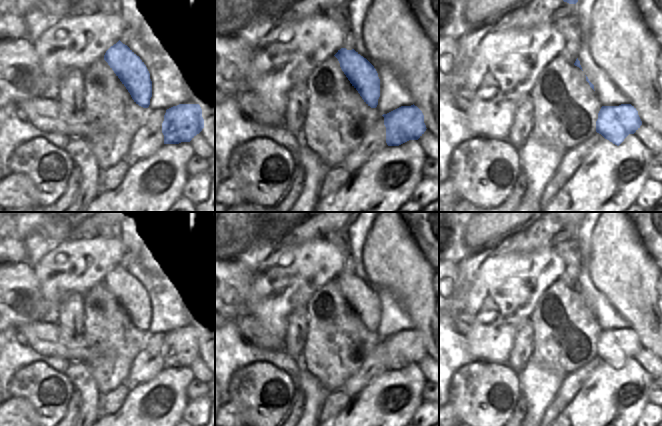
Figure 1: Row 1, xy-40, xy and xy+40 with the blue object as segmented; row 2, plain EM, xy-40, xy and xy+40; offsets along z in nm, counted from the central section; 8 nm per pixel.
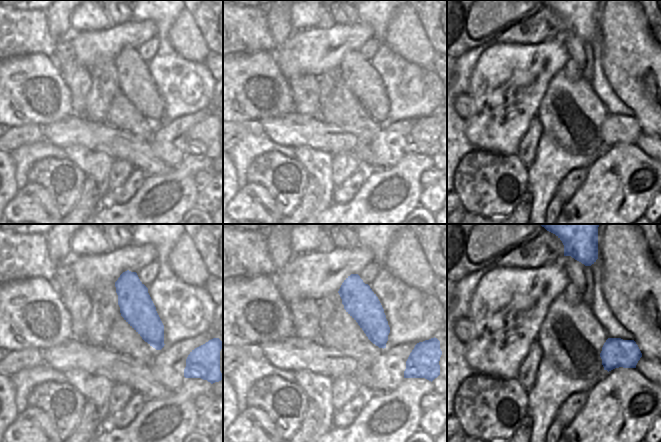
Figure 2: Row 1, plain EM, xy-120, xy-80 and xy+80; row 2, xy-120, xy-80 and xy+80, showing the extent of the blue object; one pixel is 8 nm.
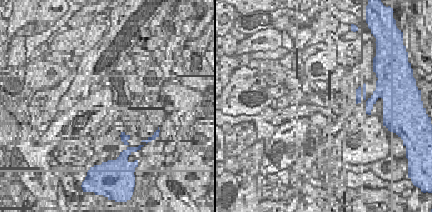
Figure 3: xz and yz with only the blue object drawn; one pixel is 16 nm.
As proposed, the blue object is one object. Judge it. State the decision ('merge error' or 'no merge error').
no merge error

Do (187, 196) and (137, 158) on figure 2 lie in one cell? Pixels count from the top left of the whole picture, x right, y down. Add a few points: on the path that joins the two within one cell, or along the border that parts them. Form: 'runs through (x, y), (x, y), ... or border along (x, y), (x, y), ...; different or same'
border along (172, 168), (162, 175), (146, 176); different

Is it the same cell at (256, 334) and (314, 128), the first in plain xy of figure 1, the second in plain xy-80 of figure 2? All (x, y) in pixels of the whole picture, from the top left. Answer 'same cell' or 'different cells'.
same cell

